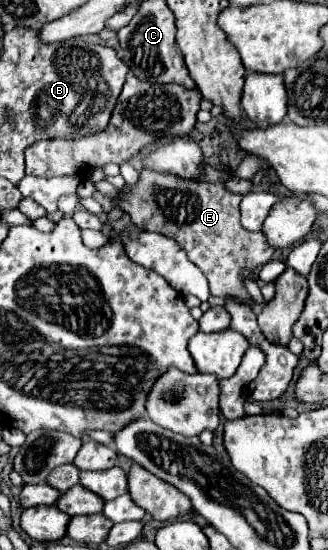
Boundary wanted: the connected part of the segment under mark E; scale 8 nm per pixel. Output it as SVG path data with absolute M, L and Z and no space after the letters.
M142 170L140 180L122 190L118 206L126 210L138 228L174 238L176 244L186 250L188 260L208 278L212 296L250 302L242 272L248 270L256 274L256 270L272 258L274 250L266 244L262 232L248 232L240 226L240 200L240 194L228 192L222 184L188 184L188 180L180 180L180 176Z

